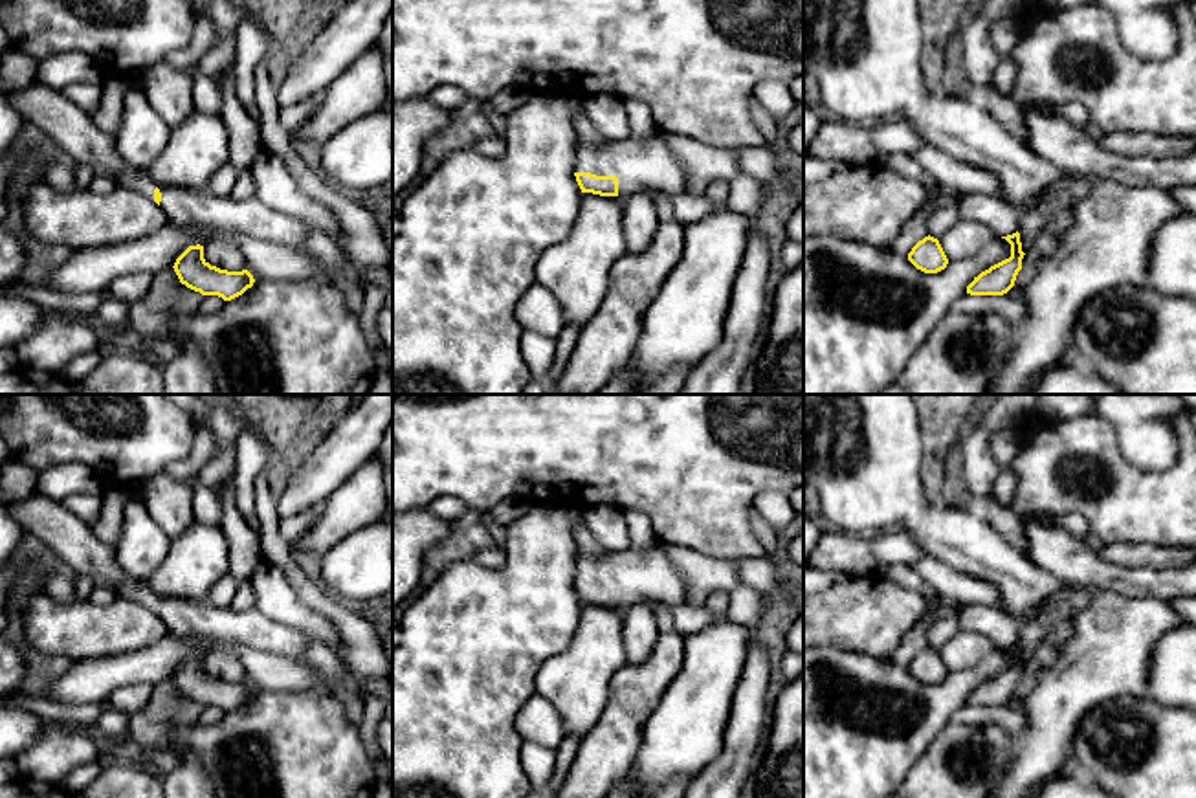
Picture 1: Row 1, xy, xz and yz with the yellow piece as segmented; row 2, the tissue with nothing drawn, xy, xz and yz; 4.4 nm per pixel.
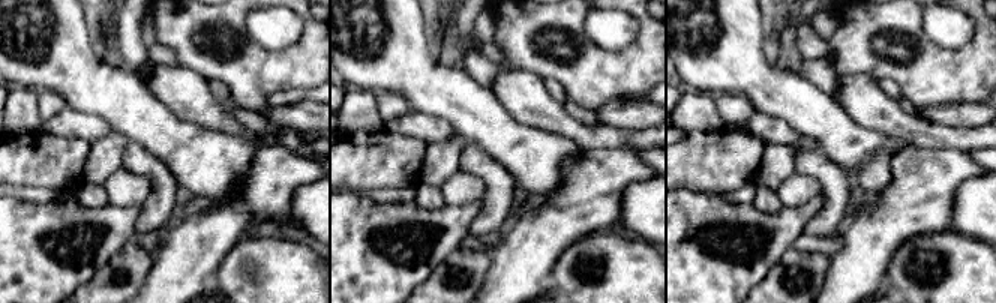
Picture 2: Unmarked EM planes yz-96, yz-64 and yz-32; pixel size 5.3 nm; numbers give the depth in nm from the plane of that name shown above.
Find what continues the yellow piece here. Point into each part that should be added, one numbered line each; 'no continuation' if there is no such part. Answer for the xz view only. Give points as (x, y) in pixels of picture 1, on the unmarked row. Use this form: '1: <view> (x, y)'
1: xz (641, 576)

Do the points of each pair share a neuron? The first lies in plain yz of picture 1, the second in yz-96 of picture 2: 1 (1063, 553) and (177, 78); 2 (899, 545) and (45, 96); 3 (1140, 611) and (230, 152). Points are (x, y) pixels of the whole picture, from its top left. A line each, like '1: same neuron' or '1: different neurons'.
1: same neuron
2: same neuron
3: different neurons

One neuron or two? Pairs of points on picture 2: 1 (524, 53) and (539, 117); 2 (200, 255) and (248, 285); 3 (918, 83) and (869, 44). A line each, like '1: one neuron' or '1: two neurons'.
1: two neurons
2: two neurons
3: one neuron

